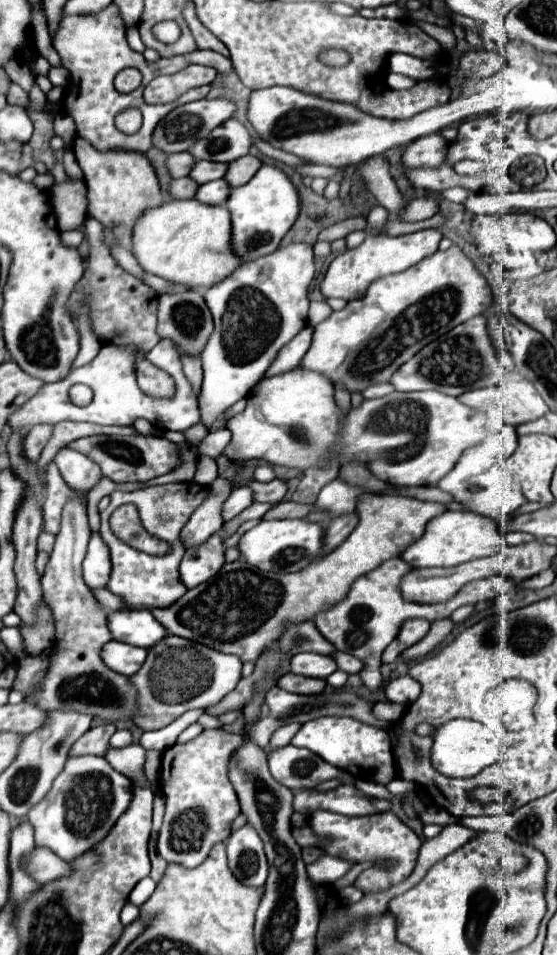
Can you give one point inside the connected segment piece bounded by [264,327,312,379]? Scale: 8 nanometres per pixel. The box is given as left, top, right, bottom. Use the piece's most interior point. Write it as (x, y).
(290, 355)

